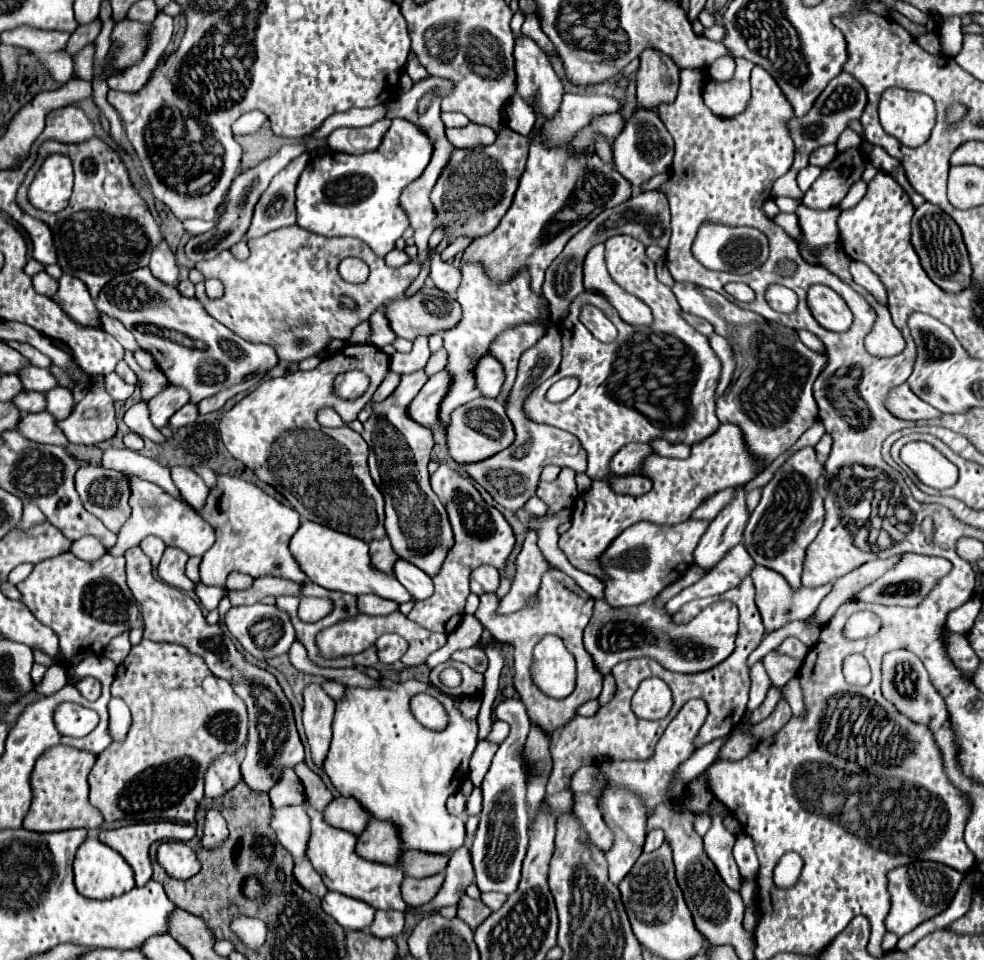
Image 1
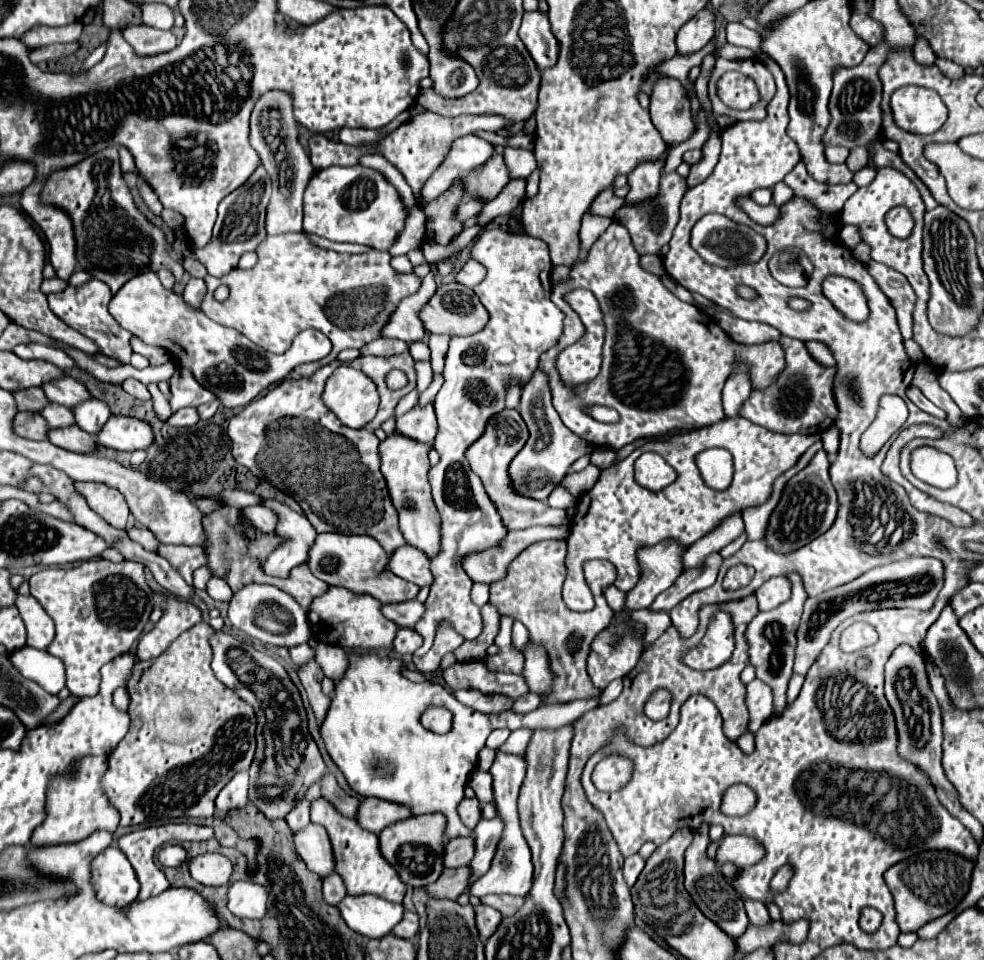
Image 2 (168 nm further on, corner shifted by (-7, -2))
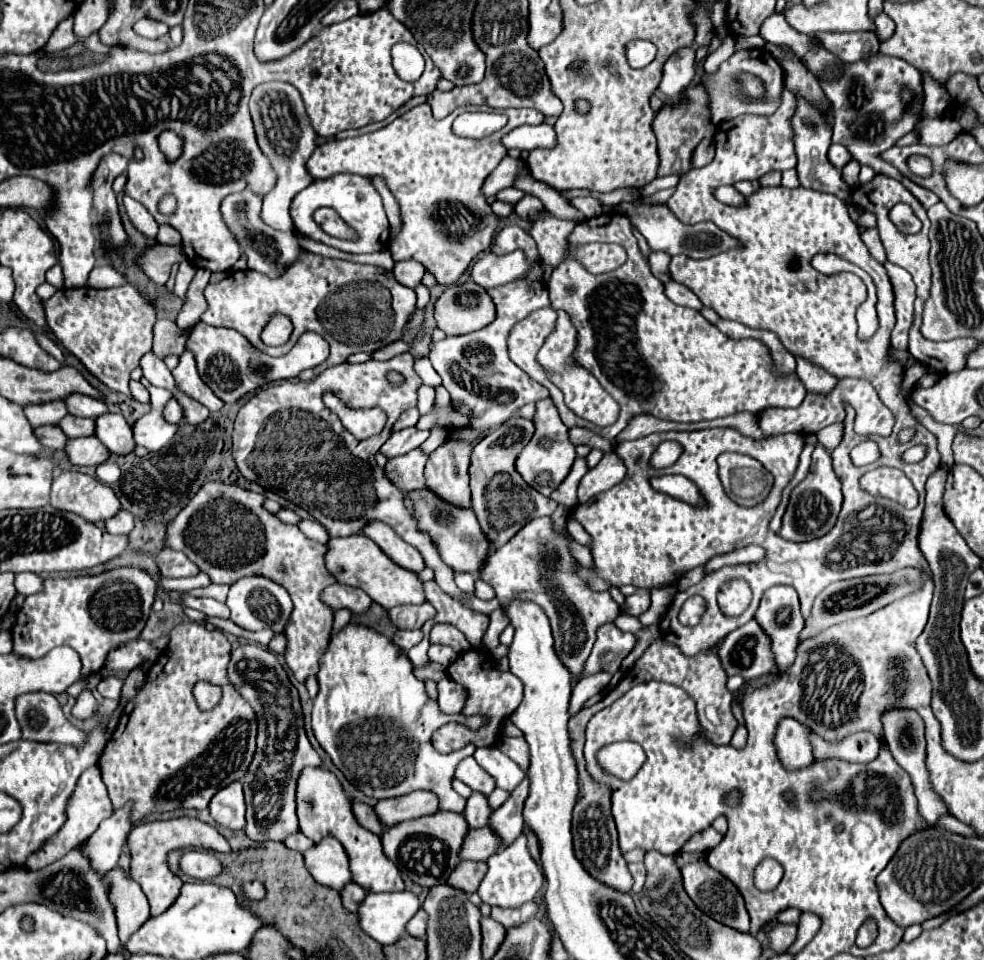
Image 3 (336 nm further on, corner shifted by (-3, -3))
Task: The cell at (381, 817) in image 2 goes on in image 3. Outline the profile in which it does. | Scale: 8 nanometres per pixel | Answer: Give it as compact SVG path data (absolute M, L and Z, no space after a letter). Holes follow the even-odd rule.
M411 792L409 796L381 800L375 806L377 818L383 826L393 826L405 820L415 820L425 814L437 812L437 796L431 792Z

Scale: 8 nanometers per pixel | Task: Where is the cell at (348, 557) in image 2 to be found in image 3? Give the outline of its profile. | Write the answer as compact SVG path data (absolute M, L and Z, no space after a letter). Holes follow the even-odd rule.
M355 534L355 536L347 536L347 538L331 538L327 542L325 568L333 574L333 578L339 584L363 588L385 610L389 610L393 606L401 606L401 604L421 604L421 602L425 602L423 584L419 582L417 574L405 572L405 568L397 568L397 564L393 564L381 552L381 548L363 534Z

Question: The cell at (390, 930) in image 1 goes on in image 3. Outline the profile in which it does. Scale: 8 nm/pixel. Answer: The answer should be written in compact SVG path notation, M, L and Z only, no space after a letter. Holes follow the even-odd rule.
M419 910L405 926L405 932L409 936L415 936L415 938L425 938L425 924L427 924L427 916L423 910Z

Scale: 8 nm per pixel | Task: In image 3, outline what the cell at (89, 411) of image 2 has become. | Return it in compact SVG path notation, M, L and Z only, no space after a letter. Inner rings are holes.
M101 414L95 418L95 436L109 448L113 454L129 454L135 444L131 438L131 426L121 414Z

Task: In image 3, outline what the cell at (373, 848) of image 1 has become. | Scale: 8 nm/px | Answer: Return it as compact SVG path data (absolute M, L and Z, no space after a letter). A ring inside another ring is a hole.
M439 810L435 814L421 816L417 820L407 820L407 822L389 826L381 834L381 842L383 842L385 856L401 872L405 872L415 884L425 886L425 888L433 888L437 884L445 884L445 880L449 878L449 874L459 864L457 852L461 848L461 840L465 838L467 830L469 828L465 824L463 814Z

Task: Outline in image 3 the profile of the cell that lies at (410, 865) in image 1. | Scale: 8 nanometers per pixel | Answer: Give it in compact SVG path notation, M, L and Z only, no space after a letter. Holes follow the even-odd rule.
M489 826L469 830L461 850L459 850L459 860L473 860L473 862L487 862L489 856L497 852L497 836L489 832Z

